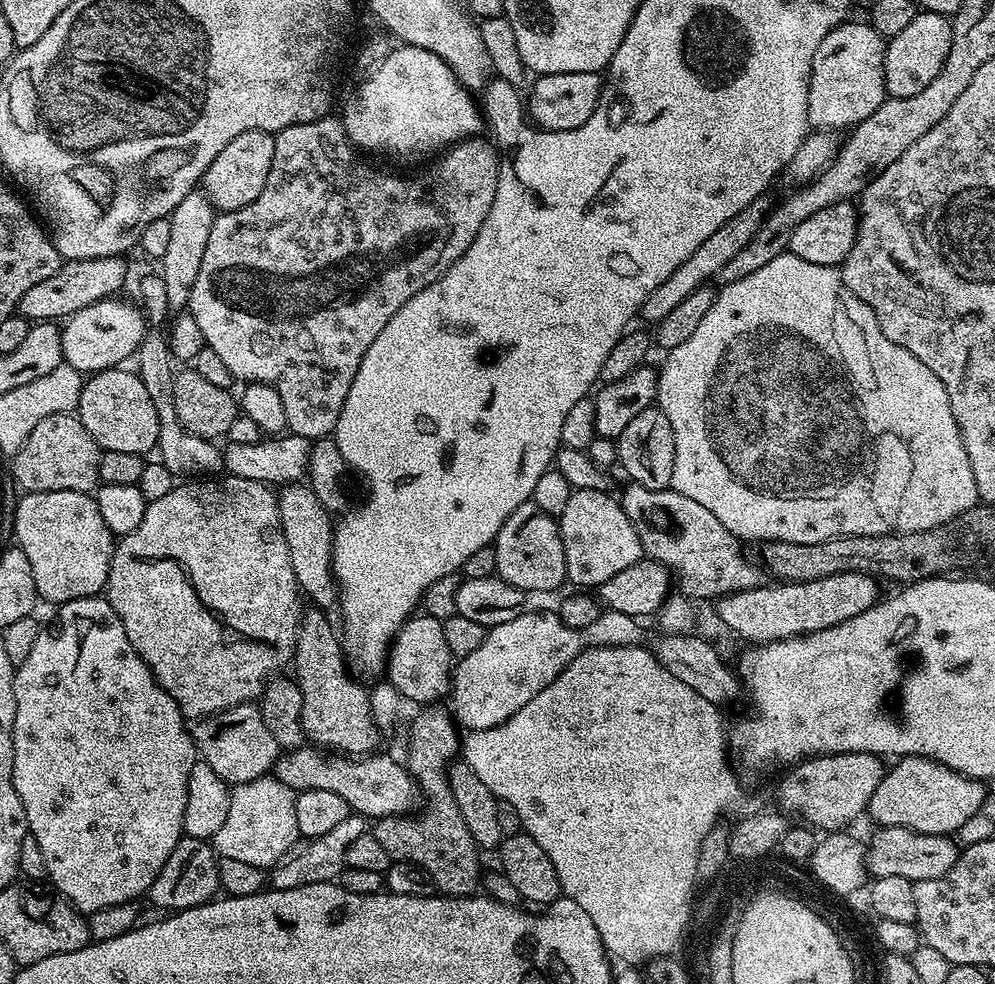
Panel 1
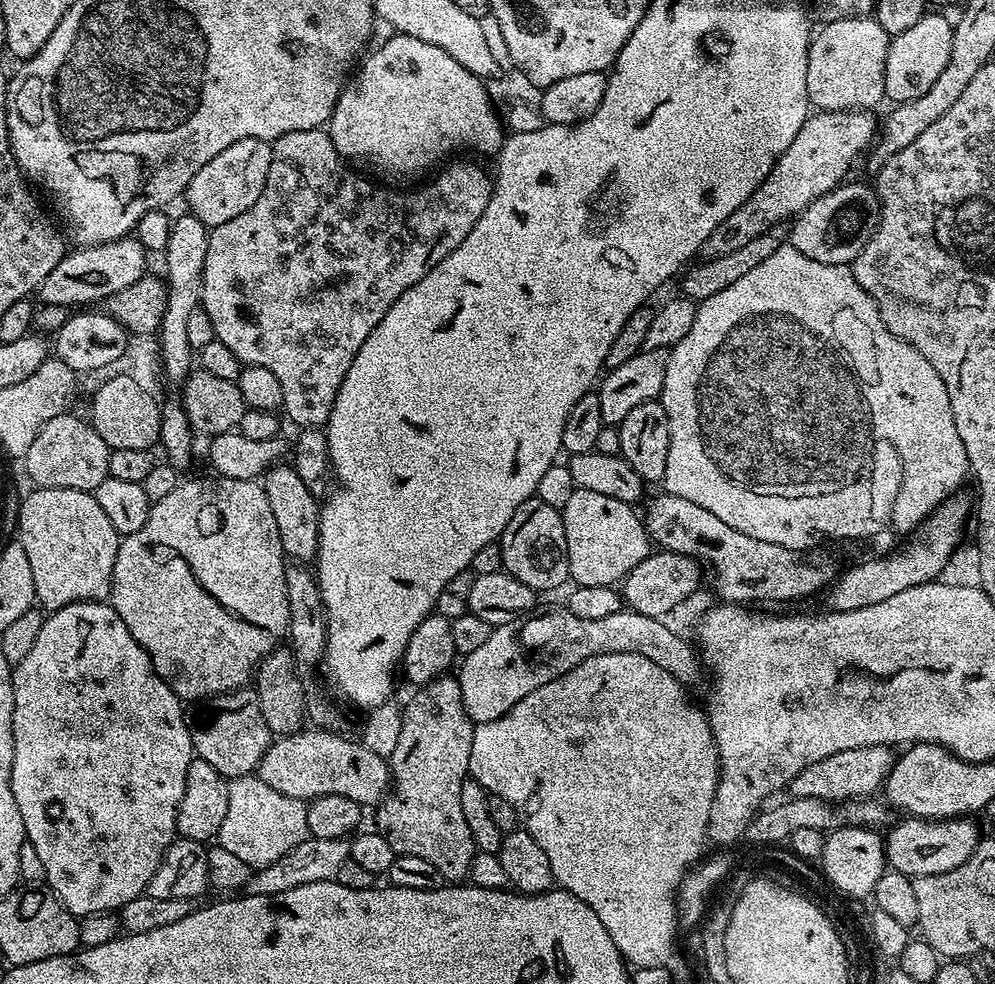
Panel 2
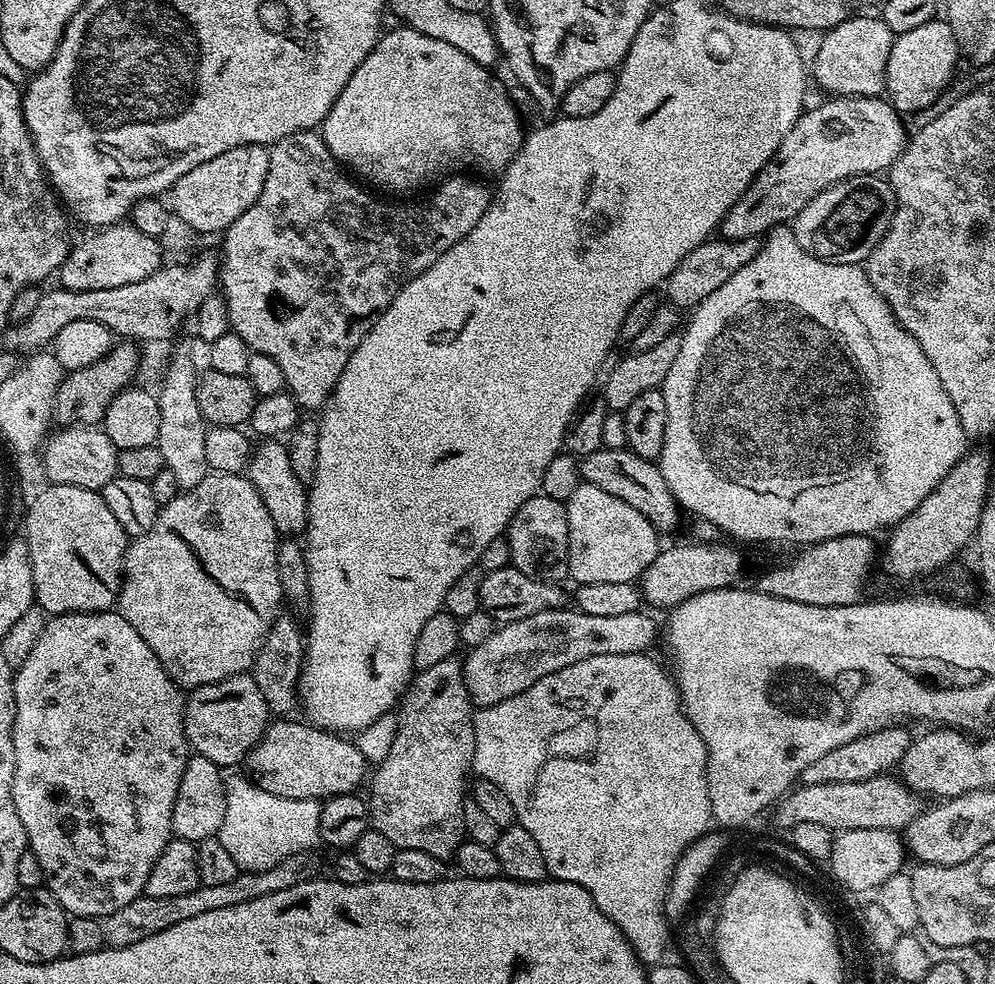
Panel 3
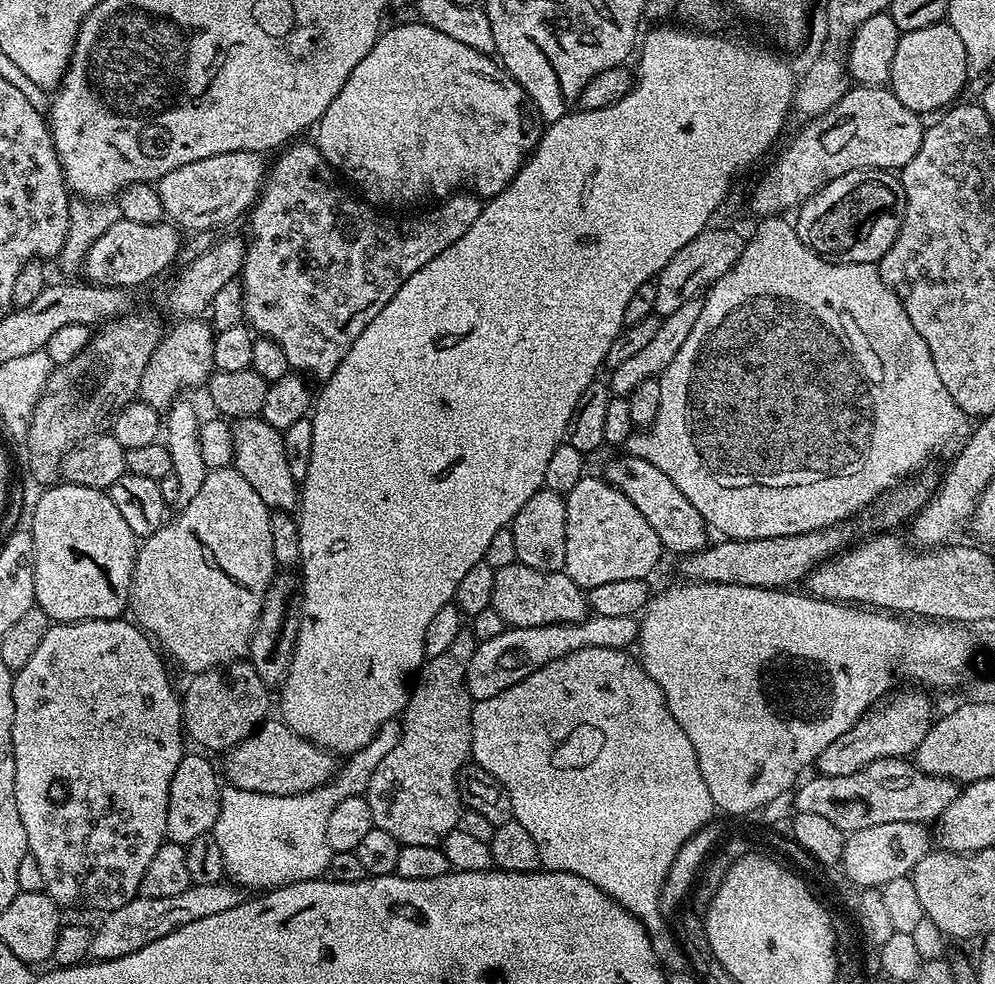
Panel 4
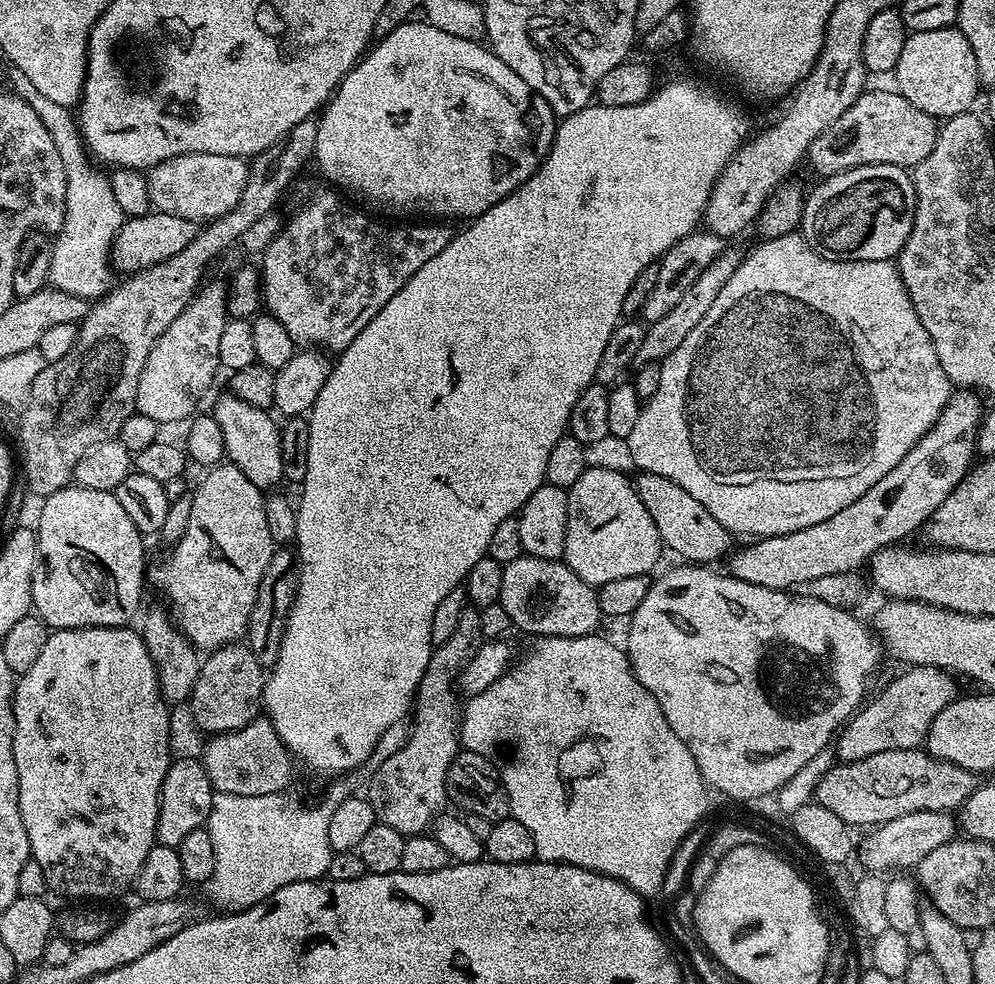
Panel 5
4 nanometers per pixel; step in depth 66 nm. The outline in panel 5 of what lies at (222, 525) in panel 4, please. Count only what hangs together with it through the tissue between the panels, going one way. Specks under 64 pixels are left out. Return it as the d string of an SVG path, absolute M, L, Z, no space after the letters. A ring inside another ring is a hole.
M221 462L205 472L208 473L204 481L197 488L195 485L192 492L189 525L180 540L171 545L172 553L153 572L151 569L150 584L164 591L171 618L192 647L210 653L226 644L237 643L247 633L250 610L256 601L262 574L266 566L270 566L274 545L270 526L266 526L265 493L262 489L254 486L242 470L227 462Z

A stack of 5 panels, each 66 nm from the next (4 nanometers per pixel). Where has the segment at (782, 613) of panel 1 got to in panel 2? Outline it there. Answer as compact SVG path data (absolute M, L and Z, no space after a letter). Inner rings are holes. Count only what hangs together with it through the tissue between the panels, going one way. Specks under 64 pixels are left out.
M953 494L950 496L947 496L946 499L944 499L943 502L941 502L940 505L938 505L935 510L928 515L927 518L923 520L922 523L919 524L919 527L915 529L914 537L916 536L916 541L913 542L913 544L908 544L905 546L904 549L901 550L901 552L894 552L892 553L887 559L880 558L878 560L864 560L861 562L861 564L856 564L853 566L853 568L848 568L839 573L837 575L836 579L832 581L830 587L827 589L826 597L828 596L828 608L831 609L833 612L845 612L846 610L862 610L862 606L874 606L877 602L886 602L886 598L890 598L894 594L902 594L902 590L910 590L910 586L922 586L923 584L931 584L933 582L939 581L941 579L940 576L944 572L944 567L947 566L948 563L952 560L952 555L956 552L956 547L960 544L960 539L964 536L964 527L968 524L968 516L970 520L970 513L973 511L974 504L971 499L968 500L964 496L960 496L961 494Z

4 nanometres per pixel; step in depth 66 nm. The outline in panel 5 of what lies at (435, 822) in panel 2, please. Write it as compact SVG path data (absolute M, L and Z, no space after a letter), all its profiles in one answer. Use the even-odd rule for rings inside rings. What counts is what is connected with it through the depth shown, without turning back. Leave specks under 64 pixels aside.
M471 606L465 607L458 627L454 629L454 634L450 634L450 638L446 638L446 642L437 644L432 649L430 662L422 674L420 685L416 687L414 715L411 717L413 720L412 724L410 723L408 741L394 754L390 754L390 758L386 758L386 762L382 762L382 766L378 766L376 772L371 773L369 780L372 781L368 784L366 799L370 802L377 821L386 826L394 826L394 830L398 830L405 838L427 833L433 827L436 818L445 811L444 804L449 803L448 771L456 753L462 748L459 738L462 704L461 701L456 701L456 696L458 697L457 680L484 644L479 611Z

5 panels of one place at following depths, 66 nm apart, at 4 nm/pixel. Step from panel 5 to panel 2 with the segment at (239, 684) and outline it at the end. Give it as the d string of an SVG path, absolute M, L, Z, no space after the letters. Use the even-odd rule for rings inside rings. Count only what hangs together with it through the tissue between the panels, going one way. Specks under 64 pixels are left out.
M248 686L233 688L230 692L221 692L219 696L203 701L201 708L204 709L200 712L200 721L191 729L193 753L199 759L210 762L210 766L214 766L214 770L218 770L218 774L225 778L255 773L260 767L262 754L266 754L269 744L274 739L272 731L262 718L262 710L255 691Z

